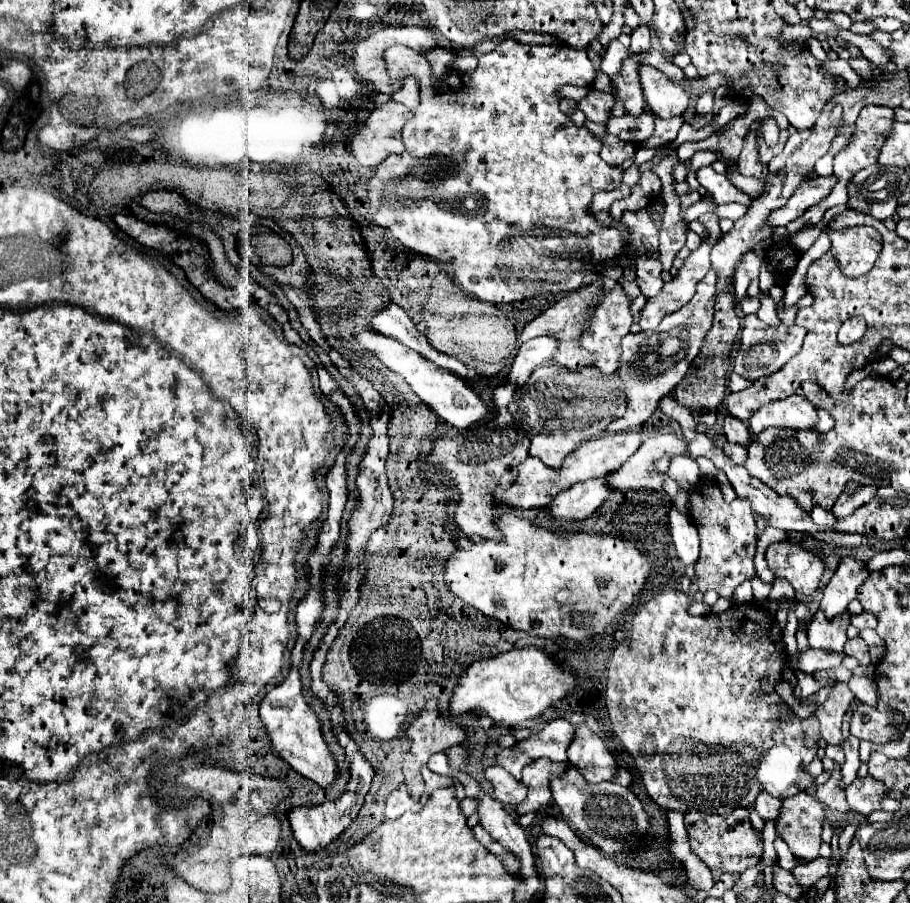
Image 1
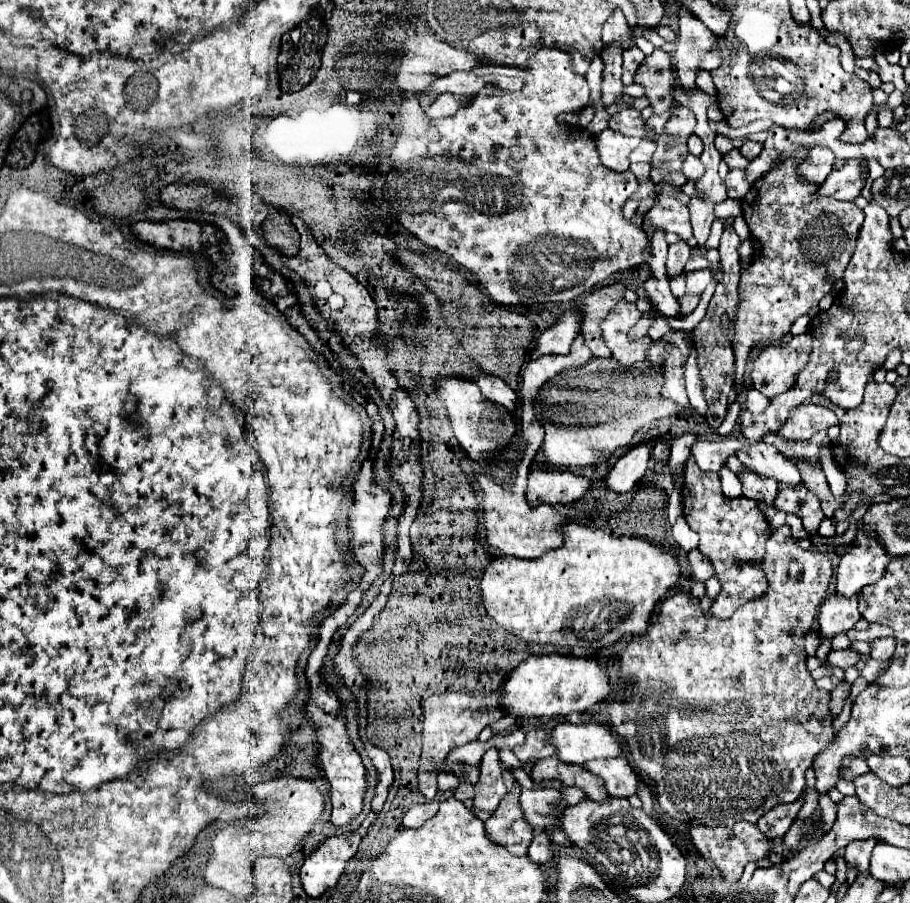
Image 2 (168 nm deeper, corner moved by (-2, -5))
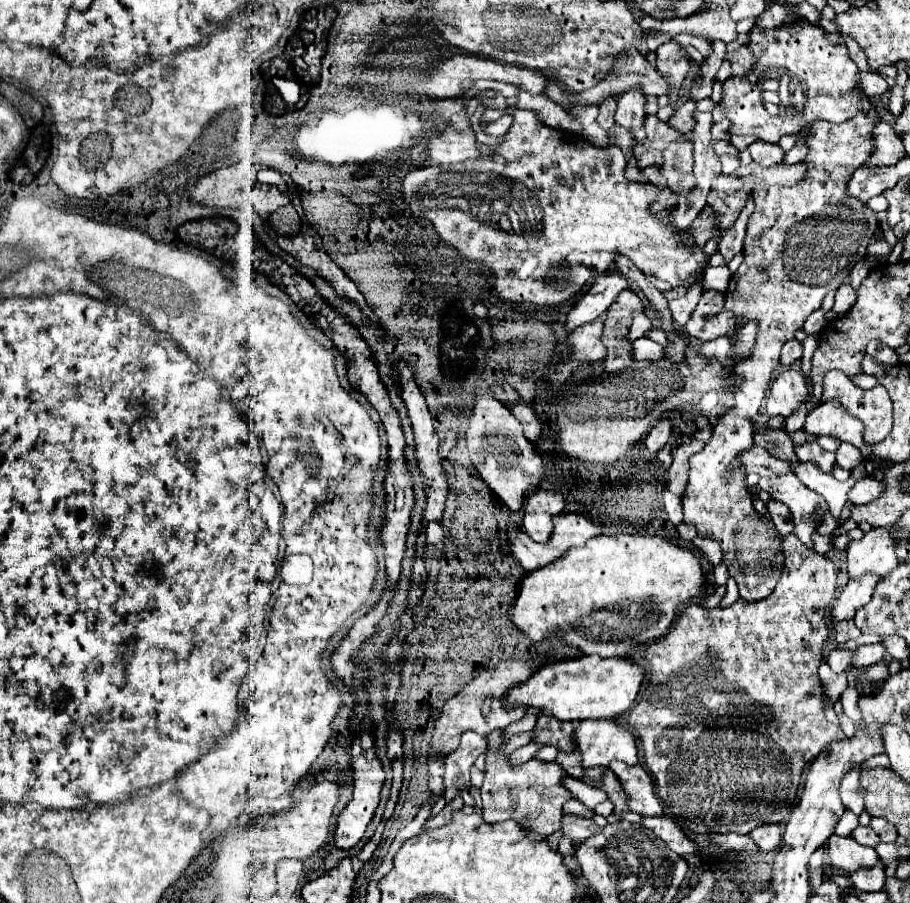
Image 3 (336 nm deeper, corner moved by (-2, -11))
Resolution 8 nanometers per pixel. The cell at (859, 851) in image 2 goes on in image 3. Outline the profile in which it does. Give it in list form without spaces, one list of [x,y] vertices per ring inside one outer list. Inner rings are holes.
[[[857,826],[851,836],[853,836],[859,844],[865,844],[865,846],[871,846],[871,848],[875,848],[875,846],[881,842],[879,836],[873,832],[871,826]]]

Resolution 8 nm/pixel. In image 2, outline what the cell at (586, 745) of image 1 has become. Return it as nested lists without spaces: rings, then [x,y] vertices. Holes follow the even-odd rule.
[[[627,758],[611,760],[611,762],[587,762],[585,768],[593,770],[593,774],[605,780],[605,788],[611,796],[629,798],[639,790],[641,778],[637,776],[637,772],[633,770]]]

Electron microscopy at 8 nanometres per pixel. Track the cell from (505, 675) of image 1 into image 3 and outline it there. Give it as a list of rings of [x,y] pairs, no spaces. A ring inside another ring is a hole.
[[[581,656],[573,660],[547,662],[537,668],[529,680],[511,688],[507,704],[535,708],[539,712],[551,714],[557,720],[603,720],[615,718],[627,712],[639,692],[645,670],[627,658],[601,658],[601,656]]]

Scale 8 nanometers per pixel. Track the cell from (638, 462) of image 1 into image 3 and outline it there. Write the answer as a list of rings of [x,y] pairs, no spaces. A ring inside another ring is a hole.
[[[751,446],[747,452],[739,452],[739,464],[743,464],[743,472],[747,474],[761,474],[761,476],[773,476],[773,474],[787,474],[791,472],[791,466],[787,462],[775,460],[765,448]]]

